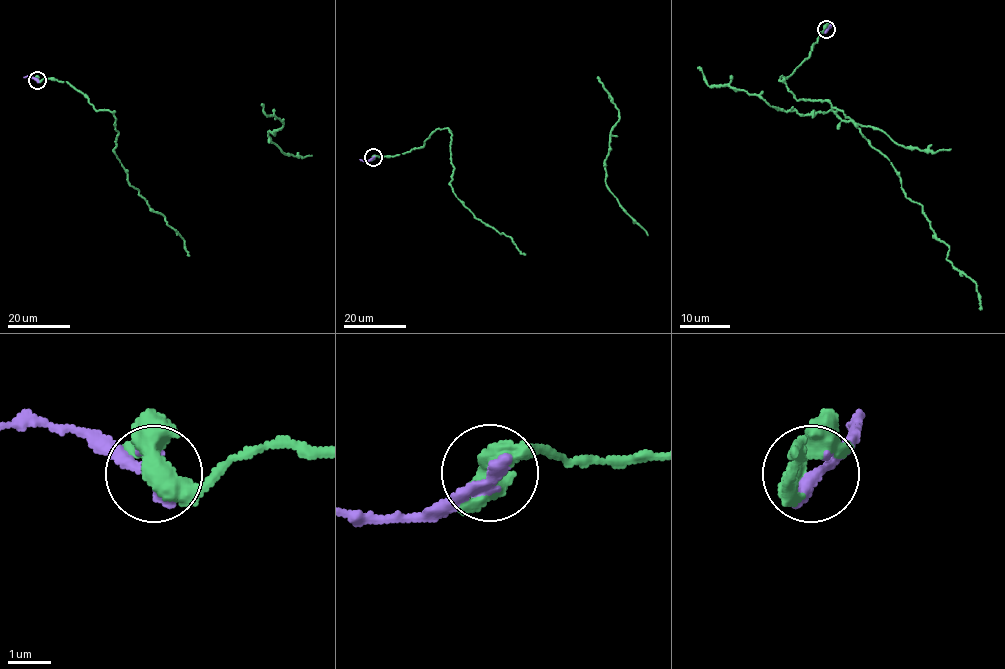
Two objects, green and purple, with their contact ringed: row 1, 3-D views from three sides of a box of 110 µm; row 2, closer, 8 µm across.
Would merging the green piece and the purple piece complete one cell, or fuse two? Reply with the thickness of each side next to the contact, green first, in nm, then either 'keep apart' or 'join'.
440/400 nm | join

